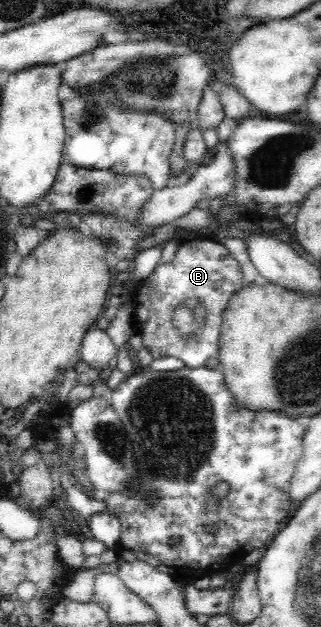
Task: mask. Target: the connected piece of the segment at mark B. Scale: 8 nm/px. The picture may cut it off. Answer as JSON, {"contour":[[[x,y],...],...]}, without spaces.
{"contour":[[[198,239],[179,243],[172,261],[157,263],[148,279],[141,281],[133,300],[133,329],[141,337],[143,348],[148,350],[153,361],[161,358],[177,358],[185,368],[198,369],[219,354],[219,339],[223,313],[238,289],[244,287],[241,267],[228,254],[220,239]]]}

